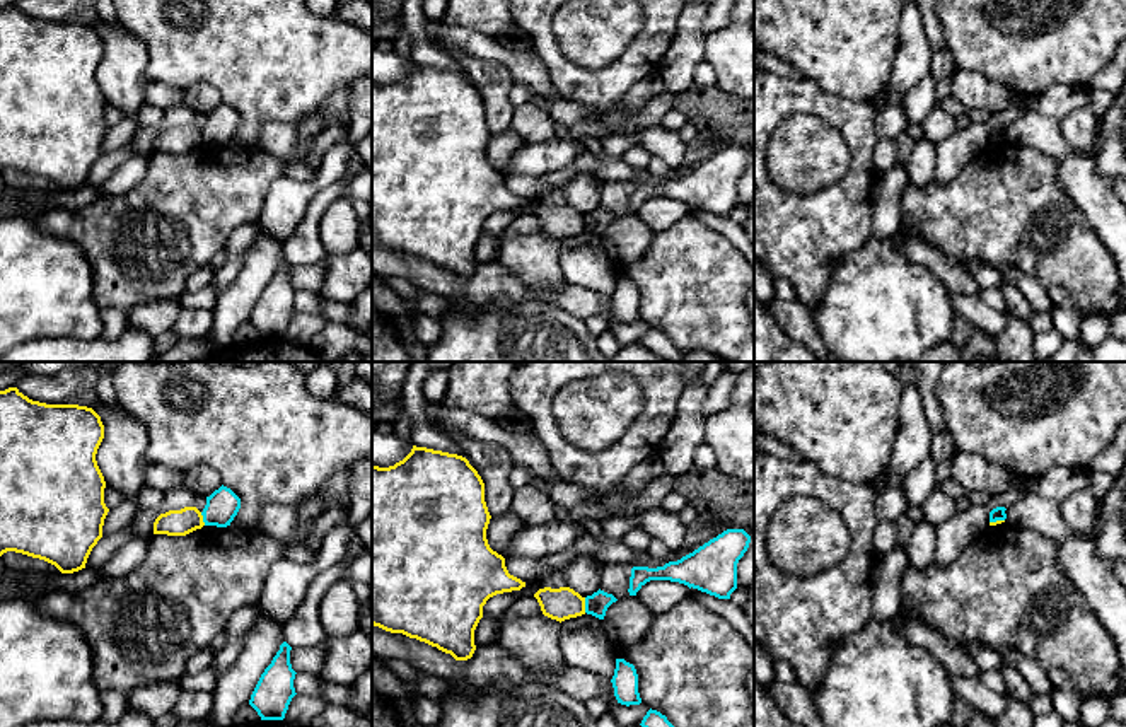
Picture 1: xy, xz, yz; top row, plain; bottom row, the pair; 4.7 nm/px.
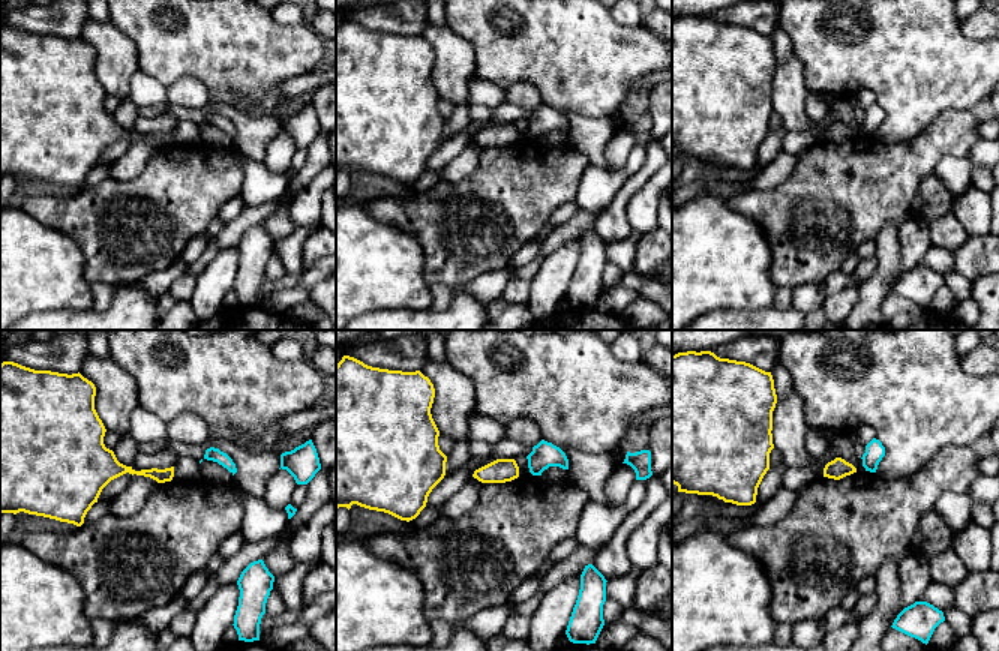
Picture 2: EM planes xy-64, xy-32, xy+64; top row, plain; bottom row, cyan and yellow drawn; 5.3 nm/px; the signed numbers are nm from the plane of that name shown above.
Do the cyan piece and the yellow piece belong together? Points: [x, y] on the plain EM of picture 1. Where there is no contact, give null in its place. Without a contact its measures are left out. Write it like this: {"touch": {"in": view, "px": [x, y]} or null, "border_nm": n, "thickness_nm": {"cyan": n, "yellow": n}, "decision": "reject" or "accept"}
{"touch": {"in": "xz", "px": [586, 222]}, "border_nm": 70, "thickness_nm": {"cyan": 110, "yellow": 150}, "decision": "reject"}

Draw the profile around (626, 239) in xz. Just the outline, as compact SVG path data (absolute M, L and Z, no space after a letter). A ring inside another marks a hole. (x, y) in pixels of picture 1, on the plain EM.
M636 213L612 220L604 234L604 246L616 265L640 261L653 241L653 230Z

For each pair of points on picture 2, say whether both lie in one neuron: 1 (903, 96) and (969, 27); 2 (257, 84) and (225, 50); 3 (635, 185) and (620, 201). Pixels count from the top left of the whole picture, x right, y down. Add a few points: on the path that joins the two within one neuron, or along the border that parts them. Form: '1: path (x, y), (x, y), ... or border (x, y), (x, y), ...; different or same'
1: border (957, 21), (966, 36), (983, 41); different
2: path (251, 75), (234, 59); same
3: path (630, 189), (623, 197); same

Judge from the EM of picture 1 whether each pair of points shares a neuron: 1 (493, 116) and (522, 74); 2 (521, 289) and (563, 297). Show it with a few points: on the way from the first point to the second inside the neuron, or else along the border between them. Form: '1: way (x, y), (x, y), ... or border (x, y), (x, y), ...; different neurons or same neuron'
1: border (480, 58), (500, 62), (516, 81); different neurons
2: way (531, 292), (553, 297); same neuron

